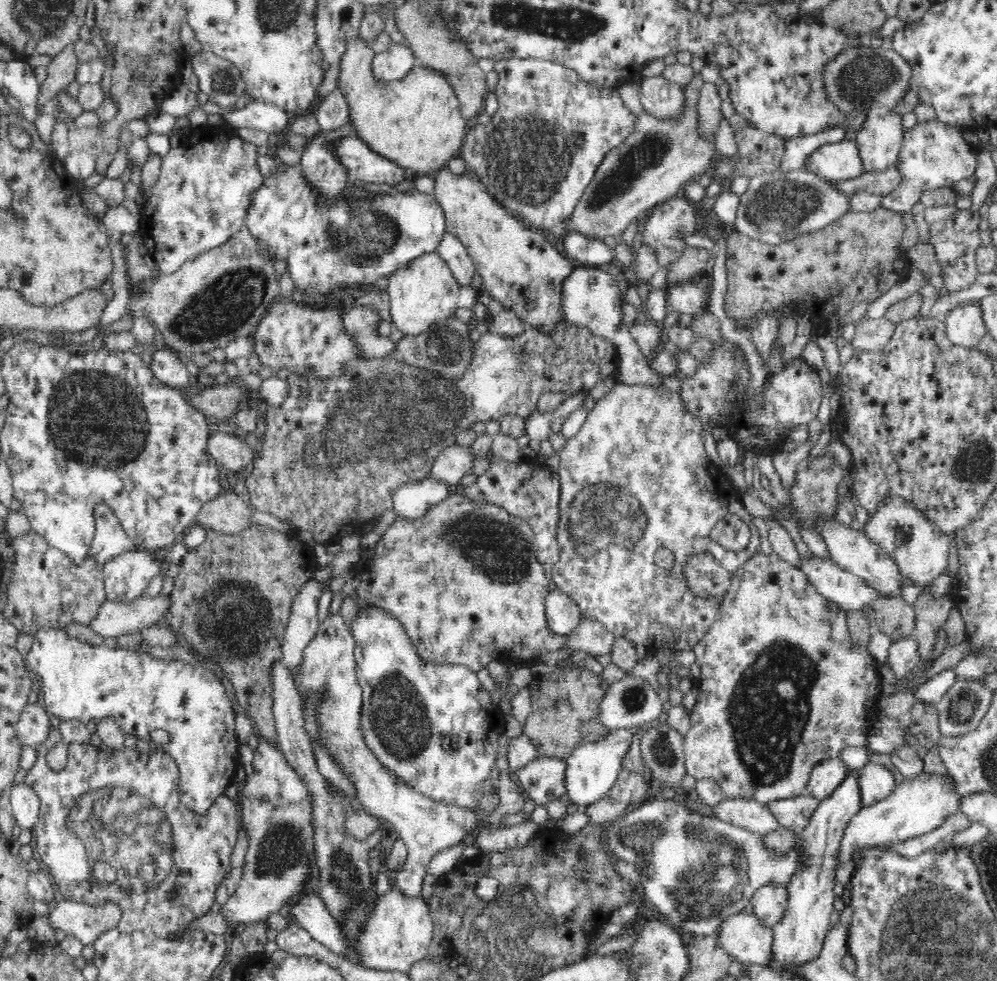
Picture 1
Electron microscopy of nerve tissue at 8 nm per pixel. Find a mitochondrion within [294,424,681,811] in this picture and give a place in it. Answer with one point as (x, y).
(610, 520)

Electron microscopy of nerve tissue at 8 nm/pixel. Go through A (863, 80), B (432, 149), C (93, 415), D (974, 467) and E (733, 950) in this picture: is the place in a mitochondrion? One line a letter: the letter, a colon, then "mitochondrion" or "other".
A: mitochondrion
B: other
C: mitochondrion
D: mitochondrion
E: other

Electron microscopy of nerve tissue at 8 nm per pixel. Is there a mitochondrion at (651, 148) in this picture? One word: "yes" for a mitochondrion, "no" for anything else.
yes

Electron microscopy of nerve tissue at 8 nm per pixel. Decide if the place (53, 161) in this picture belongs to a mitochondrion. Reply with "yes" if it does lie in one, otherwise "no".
no

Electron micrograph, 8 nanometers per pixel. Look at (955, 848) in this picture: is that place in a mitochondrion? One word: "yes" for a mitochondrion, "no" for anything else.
no

